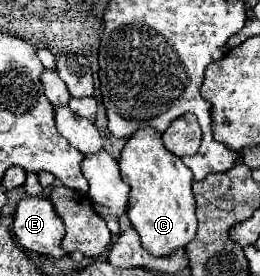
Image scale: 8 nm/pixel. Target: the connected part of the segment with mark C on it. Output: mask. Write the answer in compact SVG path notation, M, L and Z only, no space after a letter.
M144 128L128 138L120 158L120 174L130 186L128 218L140 234L142 248L152 256L170 256L176 250L184 250L198 228L190 168L164 148L156 130Z

